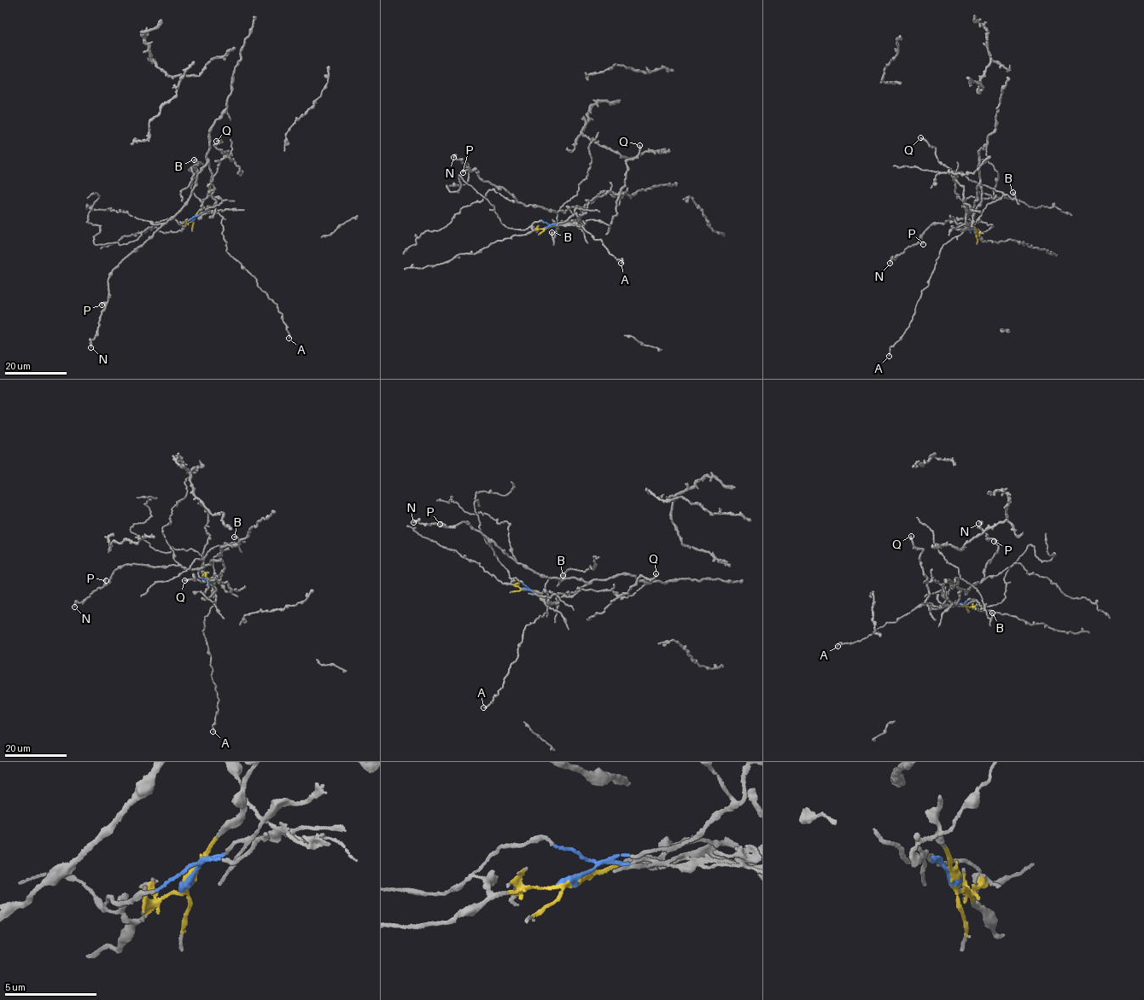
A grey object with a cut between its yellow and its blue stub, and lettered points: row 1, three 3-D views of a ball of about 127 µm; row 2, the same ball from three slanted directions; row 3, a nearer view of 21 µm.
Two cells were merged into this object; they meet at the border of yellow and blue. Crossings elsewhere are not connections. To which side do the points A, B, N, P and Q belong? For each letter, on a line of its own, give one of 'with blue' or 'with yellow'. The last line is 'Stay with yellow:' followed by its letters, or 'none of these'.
A: with blue
B: with blue
N: with yellow
P: with yellow
Q: with blue
Stay with yellow: N, P

